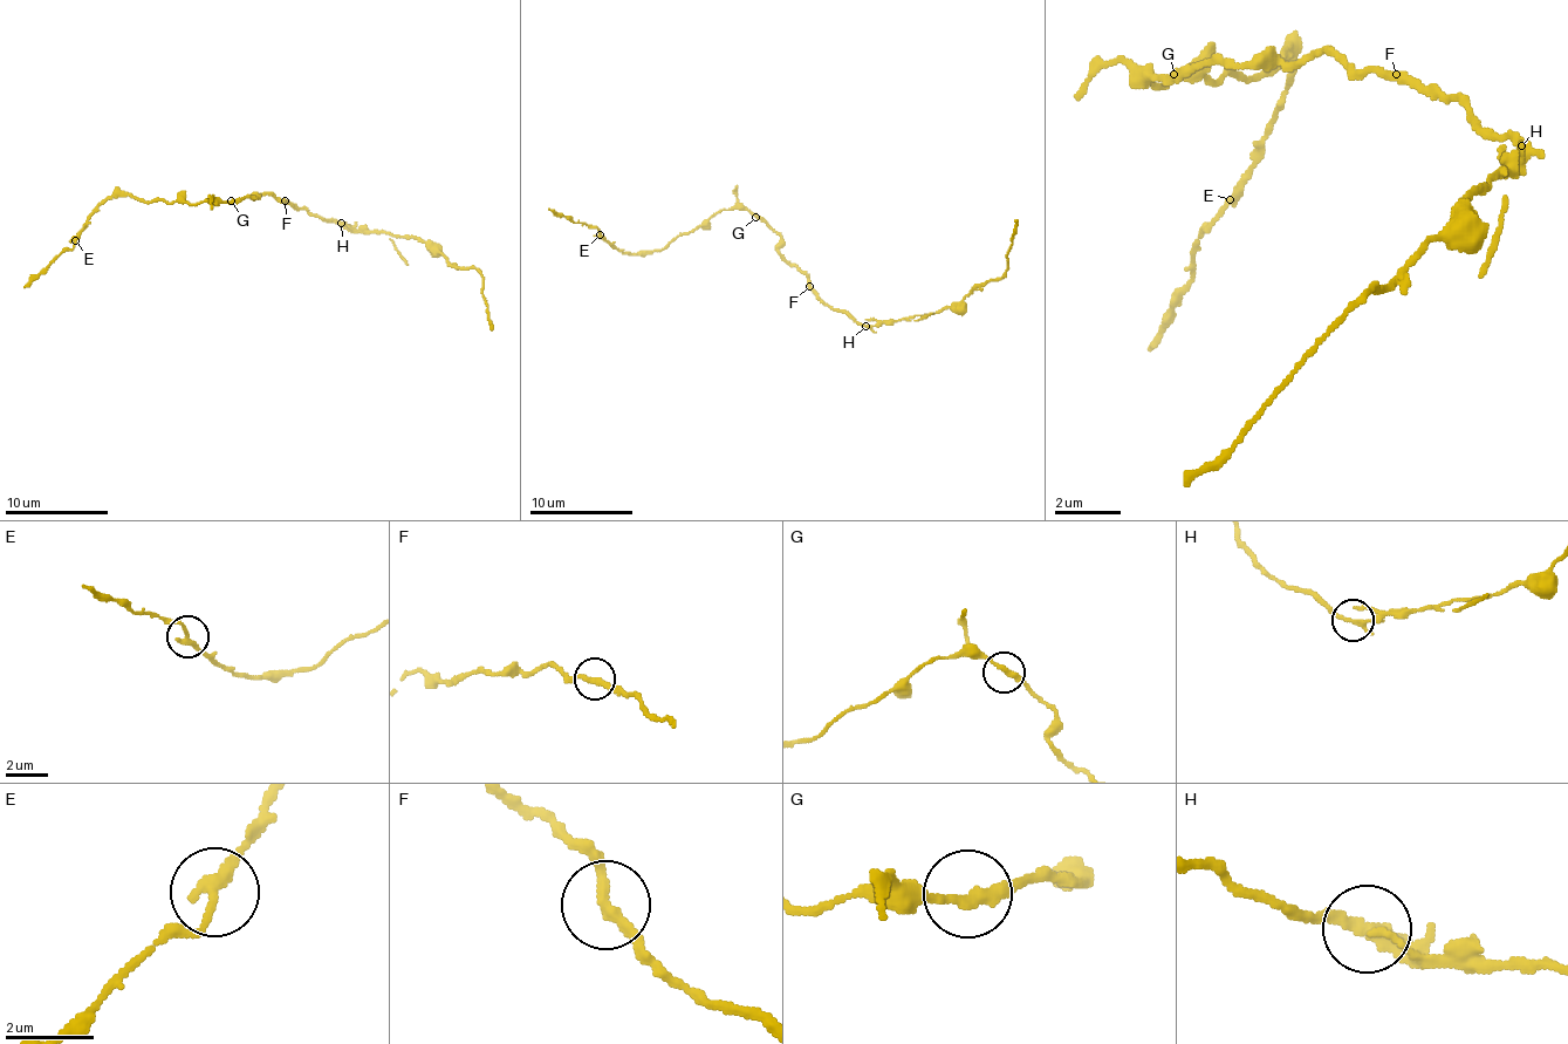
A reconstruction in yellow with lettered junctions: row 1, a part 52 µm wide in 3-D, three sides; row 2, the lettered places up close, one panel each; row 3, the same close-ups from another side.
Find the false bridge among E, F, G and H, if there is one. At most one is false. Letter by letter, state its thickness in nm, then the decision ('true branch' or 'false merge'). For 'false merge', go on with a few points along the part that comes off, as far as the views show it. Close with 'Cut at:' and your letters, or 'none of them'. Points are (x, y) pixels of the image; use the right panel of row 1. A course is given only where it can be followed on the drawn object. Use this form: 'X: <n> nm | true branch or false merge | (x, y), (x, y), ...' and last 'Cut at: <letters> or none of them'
E: 240 nm | true branch
F: 240 nm | true branch
G: 240 nm | true branch
H: 260 nm | false merge | (1519, 148), (1486, 189), (1478, 189), (1347, 320), (1289, 386), (1182, 484)
Cut at: H

